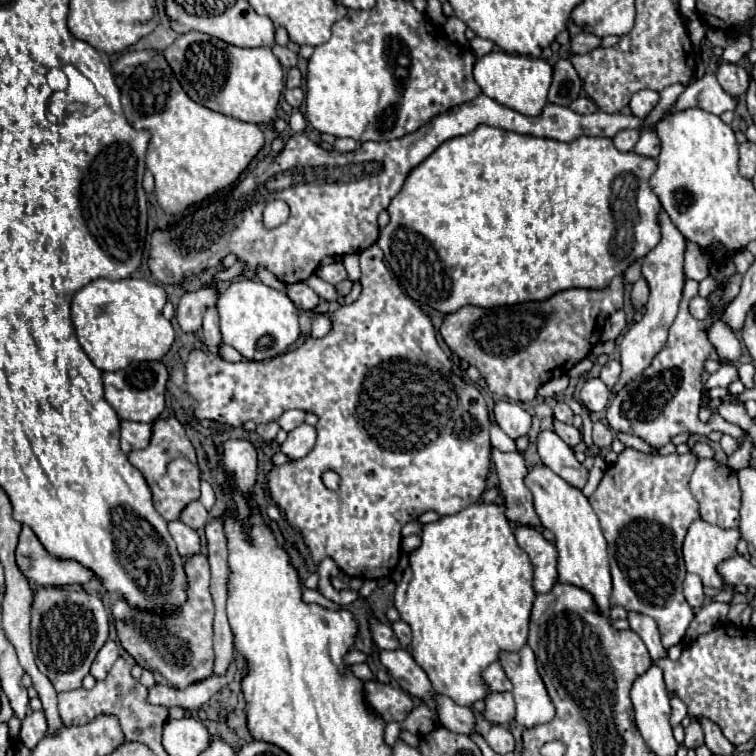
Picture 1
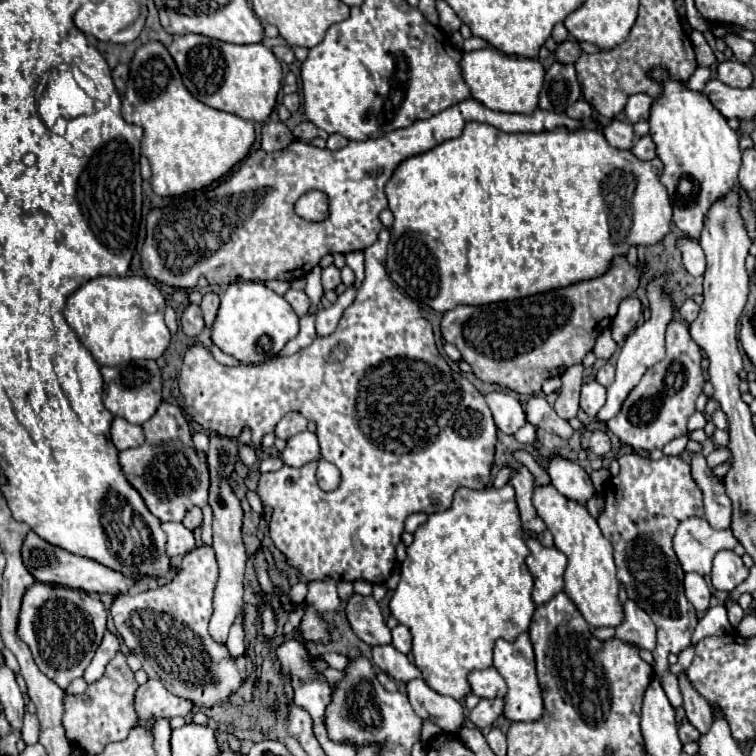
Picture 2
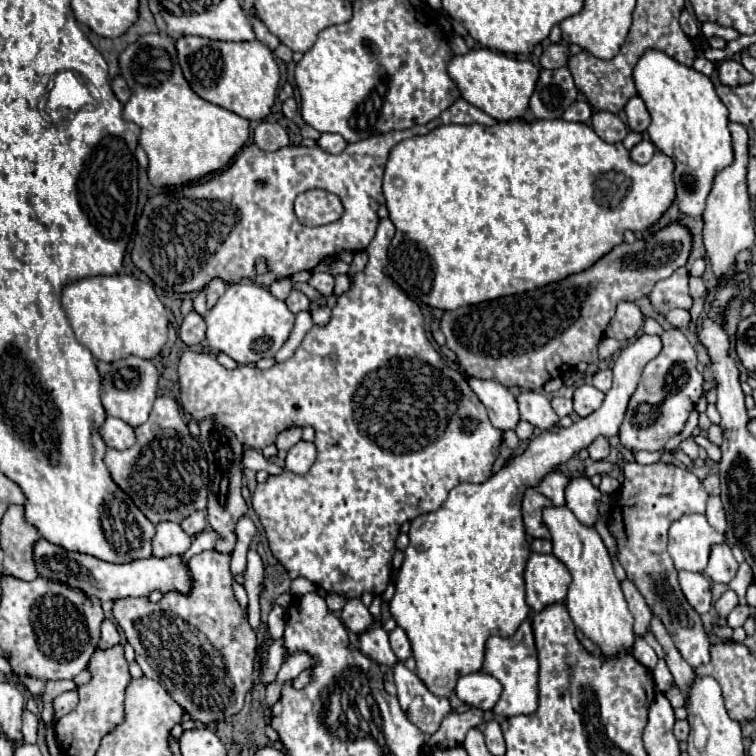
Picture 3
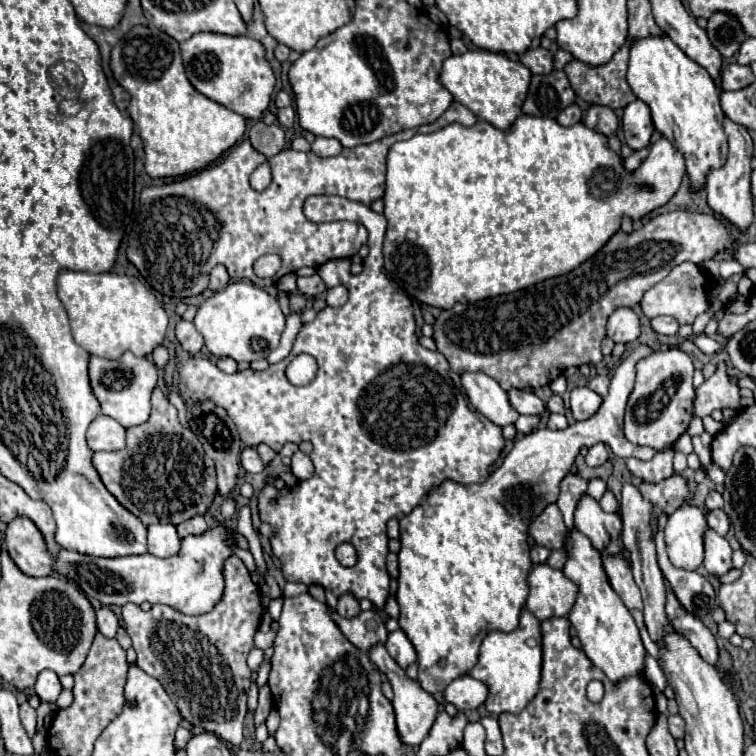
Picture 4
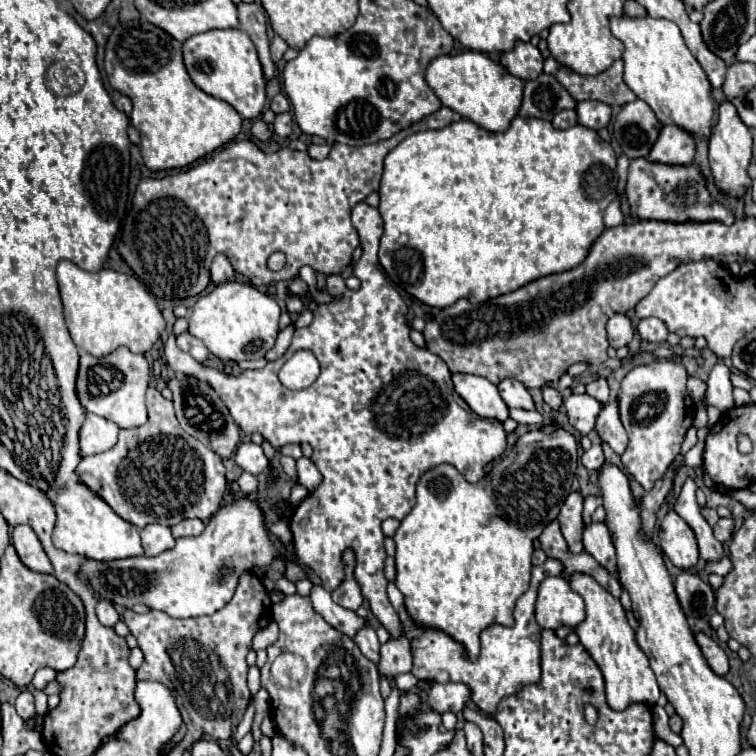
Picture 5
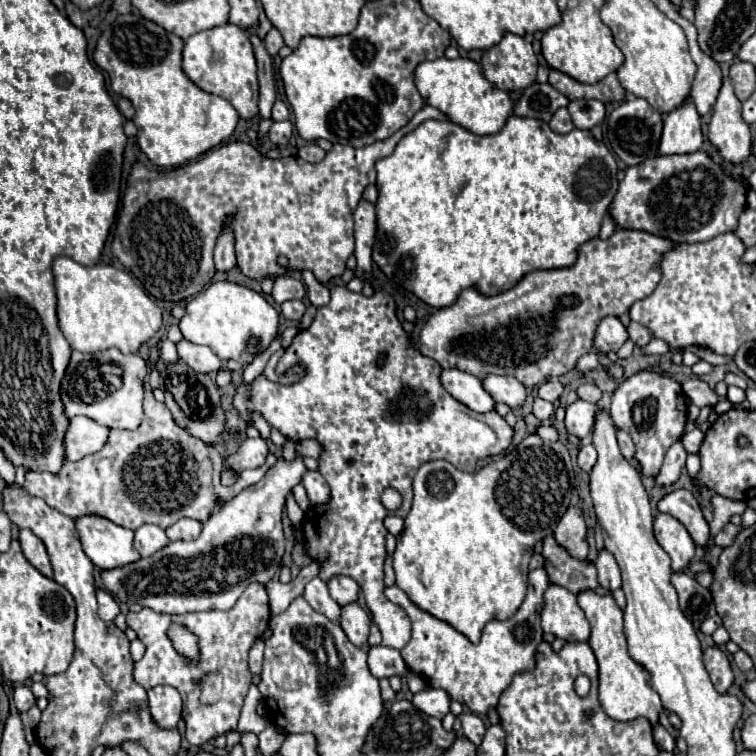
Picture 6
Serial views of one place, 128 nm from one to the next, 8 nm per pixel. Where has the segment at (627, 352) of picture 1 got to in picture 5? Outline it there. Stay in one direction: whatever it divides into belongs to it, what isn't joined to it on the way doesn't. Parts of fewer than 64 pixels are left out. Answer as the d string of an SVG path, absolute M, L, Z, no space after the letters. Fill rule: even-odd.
M612 402L608 406L602 408L602 412L596 418L596 432L600 434L600 438L610 444L610 448L616 454L622 454L628 446L628 436L624 432L624 426L620 424L620 416L618 416L618 404ZM532 430L526 432L524 436L518 438L518 442L514 444L512 452L506 454L498 464L494 464L494 468L490 470L490 474L486 474L482 480L478 480L476 484L468 482L452 464L440 464L434 466L430 470L426 470L416 486L416 506L412 508L412 512L402 520L400 528L394 534L394 542L396 542L396 586L398 590L404 594L406 600L406 608L410 612L410 616L416 620L416 624L420 626L430 626L430 628L440 628L446 634L450 634L454 640L462 642L466 646L466 654L476 660L480 654L480 632L492 624L502 624L502 626L512 626L514 618L514 604L516 600L528 590L530 584L530 556L532 556L532 544L534 540L542 534L542 530L554 522L558 518L560 506L564 504L566 496L570 494L570 486L572 486L572 478L574 478L574 470L576 470L576 450L578 450L578 442L566 432L566 430L558 430L554 434L544 434L540 430Z

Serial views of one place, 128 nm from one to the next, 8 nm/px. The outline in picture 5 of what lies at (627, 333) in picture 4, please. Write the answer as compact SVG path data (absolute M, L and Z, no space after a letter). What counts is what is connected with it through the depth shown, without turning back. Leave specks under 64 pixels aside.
M614 314L606 324L606 332L608 332L608 342L612 348L628 346L634 338L632 324L624 314Z

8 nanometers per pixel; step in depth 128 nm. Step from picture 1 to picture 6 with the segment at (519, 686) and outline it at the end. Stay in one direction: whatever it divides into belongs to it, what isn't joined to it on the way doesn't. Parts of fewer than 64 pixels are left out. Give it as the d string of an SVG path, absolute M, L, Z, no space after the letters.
M532 570L528 584L528 594L518 612L506 620L490 620L484 626L478 644L472 644L450 624L420 610L398 586L386 588L386 598L400 604L412 620L412 638L400 650L408 670L422 674L430 688L444 690L452 700L458 700L460 704L464 702L470 712L484 716L488 708L498 704L500 694L510 686L514 674L534 668L536 646L542 642L540 614L544 610L544 590L548 588L546 570Z

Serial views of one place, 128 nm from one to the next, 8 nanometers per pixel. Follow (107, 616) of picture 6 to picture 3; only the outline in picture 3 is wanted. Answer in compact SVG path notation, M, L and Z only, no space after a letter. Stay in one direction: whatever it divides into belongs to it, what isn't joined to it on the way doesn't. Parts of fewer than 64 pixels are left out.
M104 620L102 622L102 638L100 638L100 648L110 648L114 644L118 644L120 640L120 634L116 630L116 626L110 622L110 620Z

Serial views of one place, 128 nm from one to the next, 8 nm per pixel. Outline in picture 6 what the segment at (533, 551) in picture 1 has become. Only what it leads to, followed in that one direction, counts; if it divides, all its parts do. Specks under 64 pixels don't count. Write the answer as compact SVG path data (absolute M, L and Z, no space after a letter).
M552 584L546 594L546 608L542 612L542 630L554 634L564 642L586 642L590 638L590 624L576 602L576 594Z

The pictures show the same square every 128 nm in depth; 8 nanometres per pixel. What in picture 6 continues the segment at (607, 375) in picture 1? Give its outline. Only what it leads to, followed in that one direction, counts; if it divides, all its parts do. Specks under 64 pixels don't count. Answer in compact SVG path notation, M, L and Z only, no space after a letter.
M590 382L580 384L578 390L576 390L576 394L578 394L580 400L586 400L586 402L590 402L590 404L596 404L596 402L602 398L602 392L598 390L598 386L594 386L594 384L590 384Z

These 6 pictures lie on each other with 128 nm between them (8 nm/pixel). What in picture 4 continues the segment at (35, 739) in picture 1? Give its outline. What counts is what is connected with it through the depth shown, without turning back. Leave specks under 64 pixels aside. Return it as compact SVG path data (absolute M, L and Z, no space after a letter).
M28 702L20 704L20 720L22 720L24 728L28 730L28 734L34 736L34 732L36 732L36 710Z

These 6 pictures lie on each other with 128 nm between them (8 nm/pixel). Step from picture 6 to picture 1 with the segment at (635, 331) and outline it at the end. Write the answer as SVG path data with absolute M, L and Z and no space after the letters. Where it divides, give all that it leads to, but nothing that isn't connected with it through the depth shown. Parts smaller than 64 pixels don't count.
M696 296L696 298L692 298L690 300L690 314L694 316L694 318L698 318L698 320L704 320L704 316L708 314L708 300L706 298L702 298L702 296Z

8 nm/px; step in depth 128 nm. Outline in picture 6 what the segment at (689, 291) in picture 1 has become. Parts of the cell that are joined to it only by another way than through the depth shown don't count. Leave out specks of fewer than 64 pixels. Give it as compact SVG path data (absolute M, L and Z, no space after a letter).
M640 372L620 382L612 396L610 414L614 424L632 436L642 474L656 476L660 472L666 450L682 436L686 424L686 400L682 386L676 380L664 378L656 372Z

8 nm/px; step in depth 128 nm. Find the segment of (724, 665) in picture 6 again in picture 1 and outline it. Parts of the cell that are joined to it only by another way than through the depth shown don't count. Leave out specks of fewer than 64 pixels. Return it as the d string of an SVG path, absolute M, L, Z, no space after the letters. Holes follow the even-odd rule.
M626 448L590 496L590 504L600 518L608 542L614 582L610 604L652 616L658 622L664 650L682 642L694 618L694 610L682 594L686 572L680 548L688 524L700 518L698 502L688 488L696 460L692 452L650 456ZM676 694L670 696L670 704L672 704L672 718L670 718L670 724L676 726L676 724L680 724L680 722L686 718L688 708L686 708L686 704L684 704Z

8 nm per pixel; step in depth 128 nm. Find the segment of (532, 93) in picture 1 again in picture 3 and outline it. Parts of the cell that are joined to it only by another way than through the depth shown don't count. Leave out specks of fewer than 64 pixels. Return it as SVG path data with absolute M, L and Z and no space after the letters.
M486 48L470 50L468 54L454 56L448 62L448 76L454 80L454 84L460 90L460 96L492 116L498 122L508 122L522 118L528 110L528 100L534 92L536 80L538 80L540 68L534 66L530 60L518 60L510 58L502 52L492 52Z

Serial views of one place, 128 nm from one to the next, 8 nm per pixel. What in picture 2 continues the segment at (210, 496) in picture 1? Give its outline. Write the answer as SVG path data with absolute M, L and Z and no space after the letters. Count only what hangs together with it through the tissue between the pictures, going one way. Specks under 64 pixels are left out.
M206 506L202 508L203 512L203 522L200 526L201 528L201 537L205 545L212 544L212 510Z

